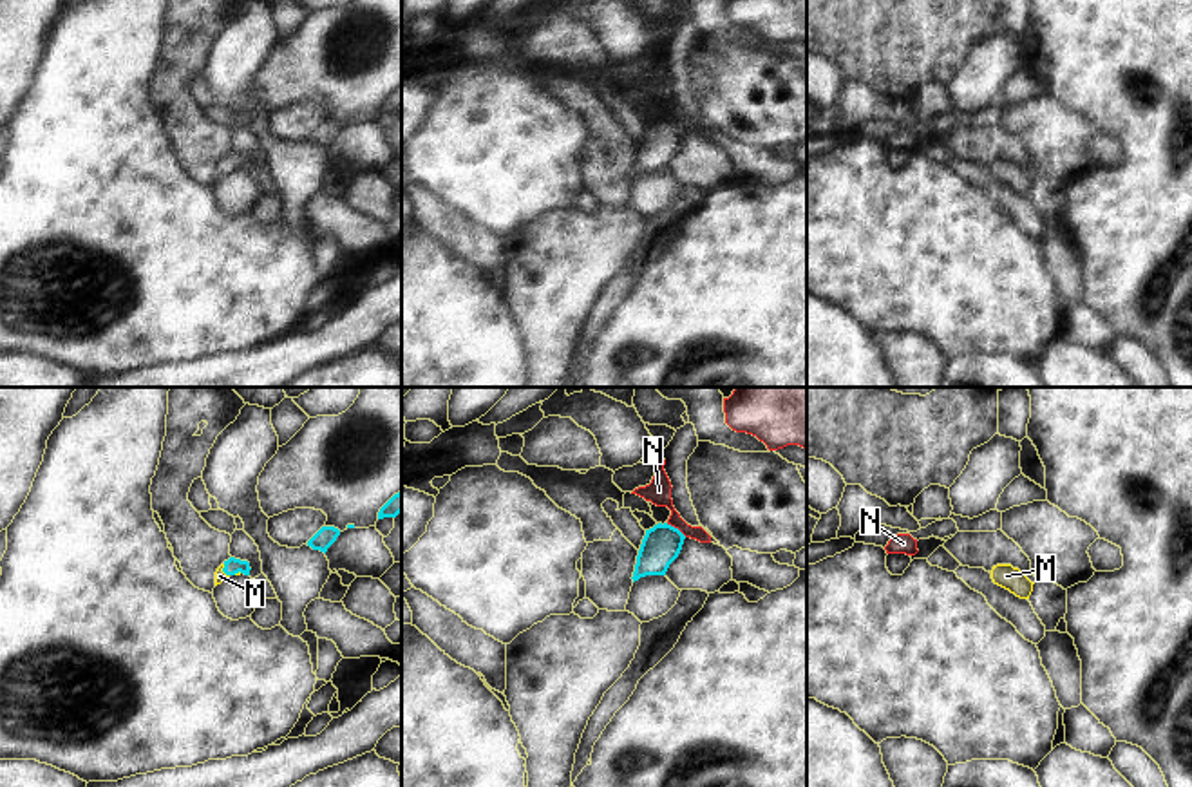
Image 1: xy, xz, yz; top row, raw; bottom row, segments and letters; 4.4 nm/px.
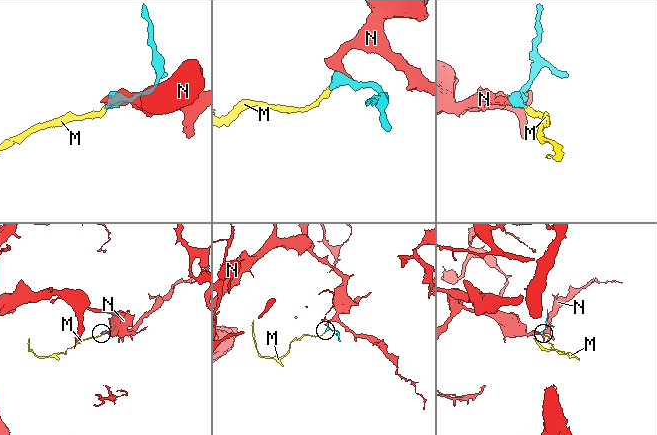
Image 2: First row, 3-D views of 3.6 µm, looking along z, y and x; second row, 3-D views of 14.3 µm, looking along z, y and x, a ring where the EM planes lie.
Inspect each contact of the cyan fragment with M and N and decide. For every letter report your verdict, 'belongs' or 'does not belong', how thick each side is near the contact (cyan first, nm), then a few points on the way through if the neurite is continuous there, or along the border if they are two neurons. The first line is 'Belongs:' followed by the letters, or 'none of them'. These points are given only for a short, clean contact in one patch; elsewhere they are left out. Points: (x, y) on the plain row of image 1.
Belongs: M
M: belongs | 70/50 nm | across xy (232, 161), (223, 165), (219, 170)
N: does not belong | 170/110 nm | along xz (666, 118), (686, 131)

